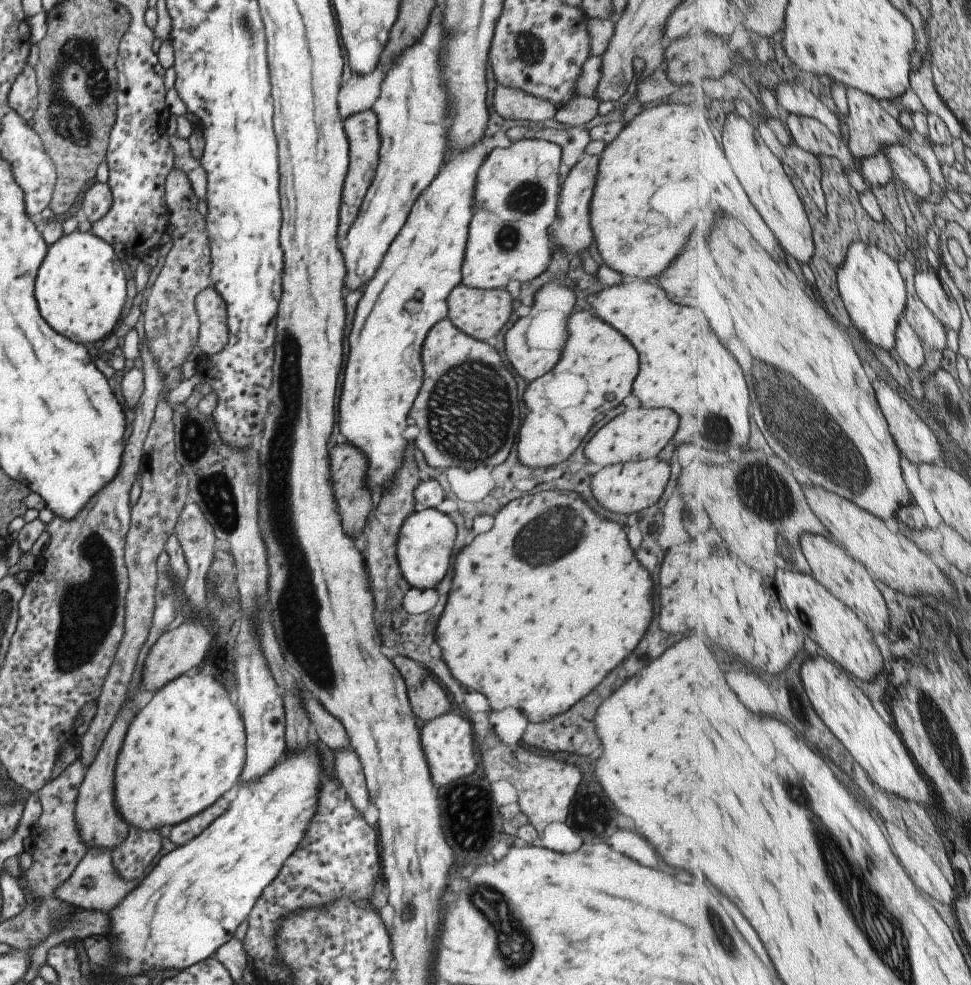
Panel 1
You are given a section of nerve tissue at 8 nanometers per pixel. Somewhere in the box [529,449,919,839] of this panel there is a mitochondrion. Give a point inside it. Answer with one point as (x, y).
(762, 484)

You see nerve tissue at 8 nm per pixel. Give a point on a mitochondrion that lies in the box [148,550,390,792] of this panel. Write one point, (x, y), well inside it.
(221, 668)

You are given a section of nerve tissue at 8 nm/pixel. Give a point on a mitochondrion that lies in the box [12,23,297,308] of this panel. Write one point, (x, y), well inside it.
(69, 122)

